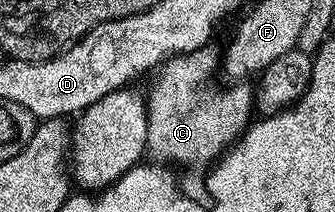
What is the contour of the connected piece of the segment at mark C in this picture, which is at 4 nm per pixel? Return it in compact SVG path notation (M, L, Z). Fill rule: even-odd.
M211 48L174 55L158 67L155 83L145 94L147 154L155 157L152 159L156 163L206 167L232 146L252 121L255 104L252 87L231 84L228 90L210 90L207 81L214 70L216 73L217 54Z

